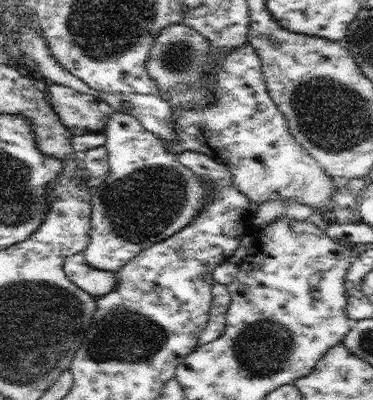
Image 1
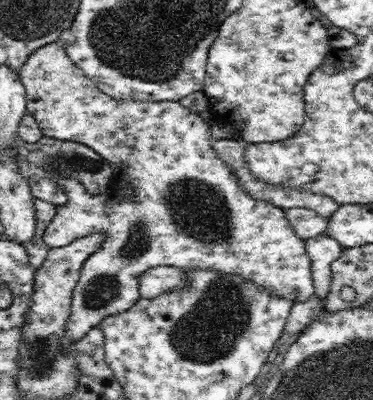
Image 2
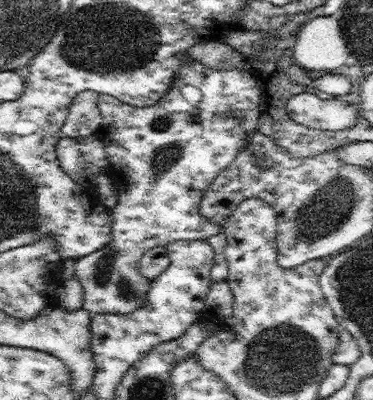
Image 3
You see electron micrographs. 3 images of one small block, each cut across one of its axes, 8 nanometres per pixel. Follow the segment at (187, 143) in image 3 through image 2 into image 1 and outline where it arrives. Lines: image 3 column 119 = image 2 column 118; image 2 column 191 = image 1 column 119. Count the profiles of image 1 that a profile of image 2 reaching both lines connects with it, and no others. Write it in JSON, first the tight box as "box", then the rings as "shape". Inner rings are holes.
{"box":[83,108,217,274],"shape":[[[111,108],[101,134],[105,136],[109,174],[99,186],[89,188],[91,232],[83,254],[91,268],[117,274],[141,250],[179,234],[199,218],[211,204],[217,184],[183,166],[179,154],[169,150],[131,114]]]}

